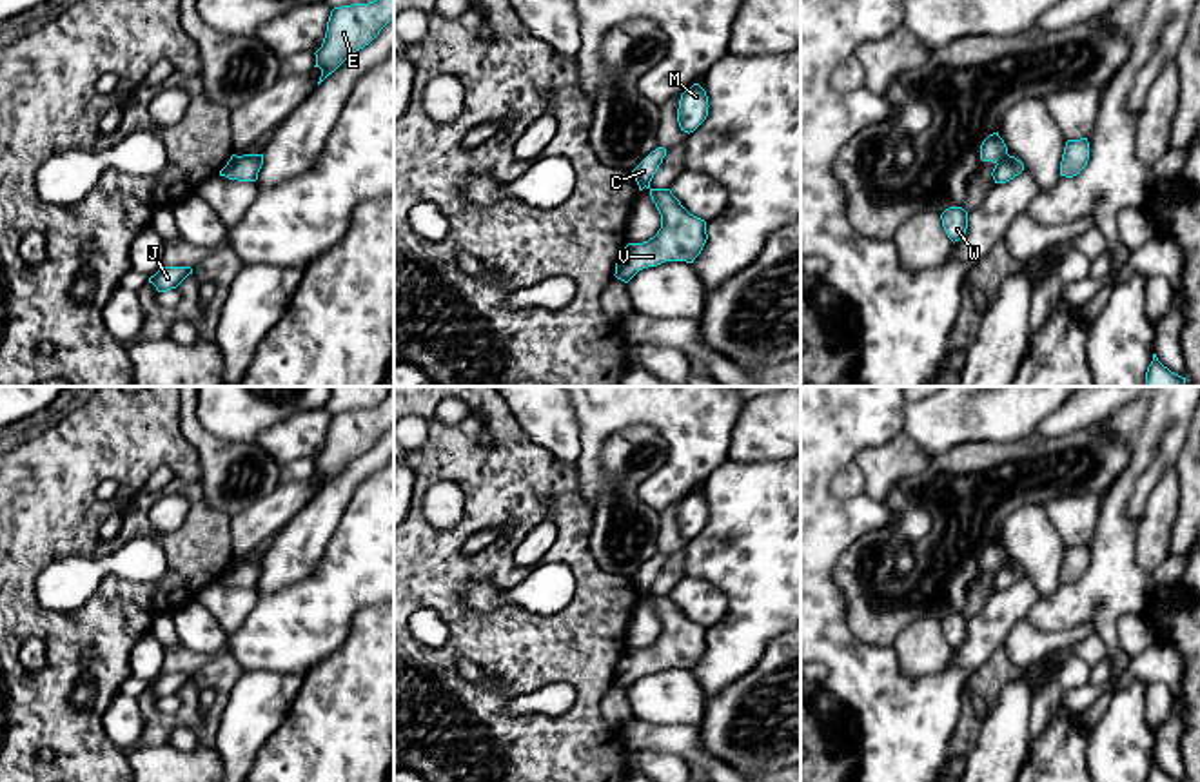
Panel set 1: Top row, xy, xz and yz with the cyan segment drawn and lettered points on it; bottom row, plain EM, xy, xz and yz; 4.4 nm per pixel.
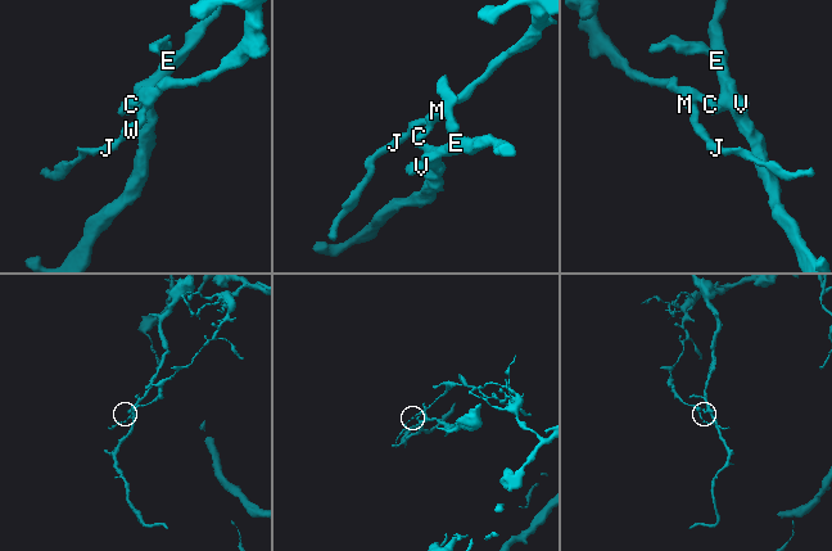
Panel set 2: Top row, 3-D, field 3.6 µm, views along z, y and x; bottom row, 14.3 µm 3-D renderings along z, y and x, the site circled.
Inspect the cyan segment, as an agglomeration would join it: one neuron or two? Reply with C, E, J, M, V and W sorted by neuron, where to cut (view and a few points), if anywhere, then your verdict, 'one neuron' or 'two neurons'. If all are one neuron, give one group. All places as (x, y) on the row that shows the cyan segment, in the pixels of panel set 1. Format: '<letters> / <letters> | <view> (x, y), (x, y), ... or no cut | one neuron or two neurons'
C J M W / E V | yz (1008, 155), (997, 164) | two neurons

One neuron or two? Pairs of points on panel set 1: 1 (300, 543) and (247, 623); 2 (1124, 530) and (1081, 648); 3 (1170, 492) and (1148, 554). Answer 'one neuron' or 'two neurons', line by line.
1: two neurons
2: two neurons
3: one neuron

